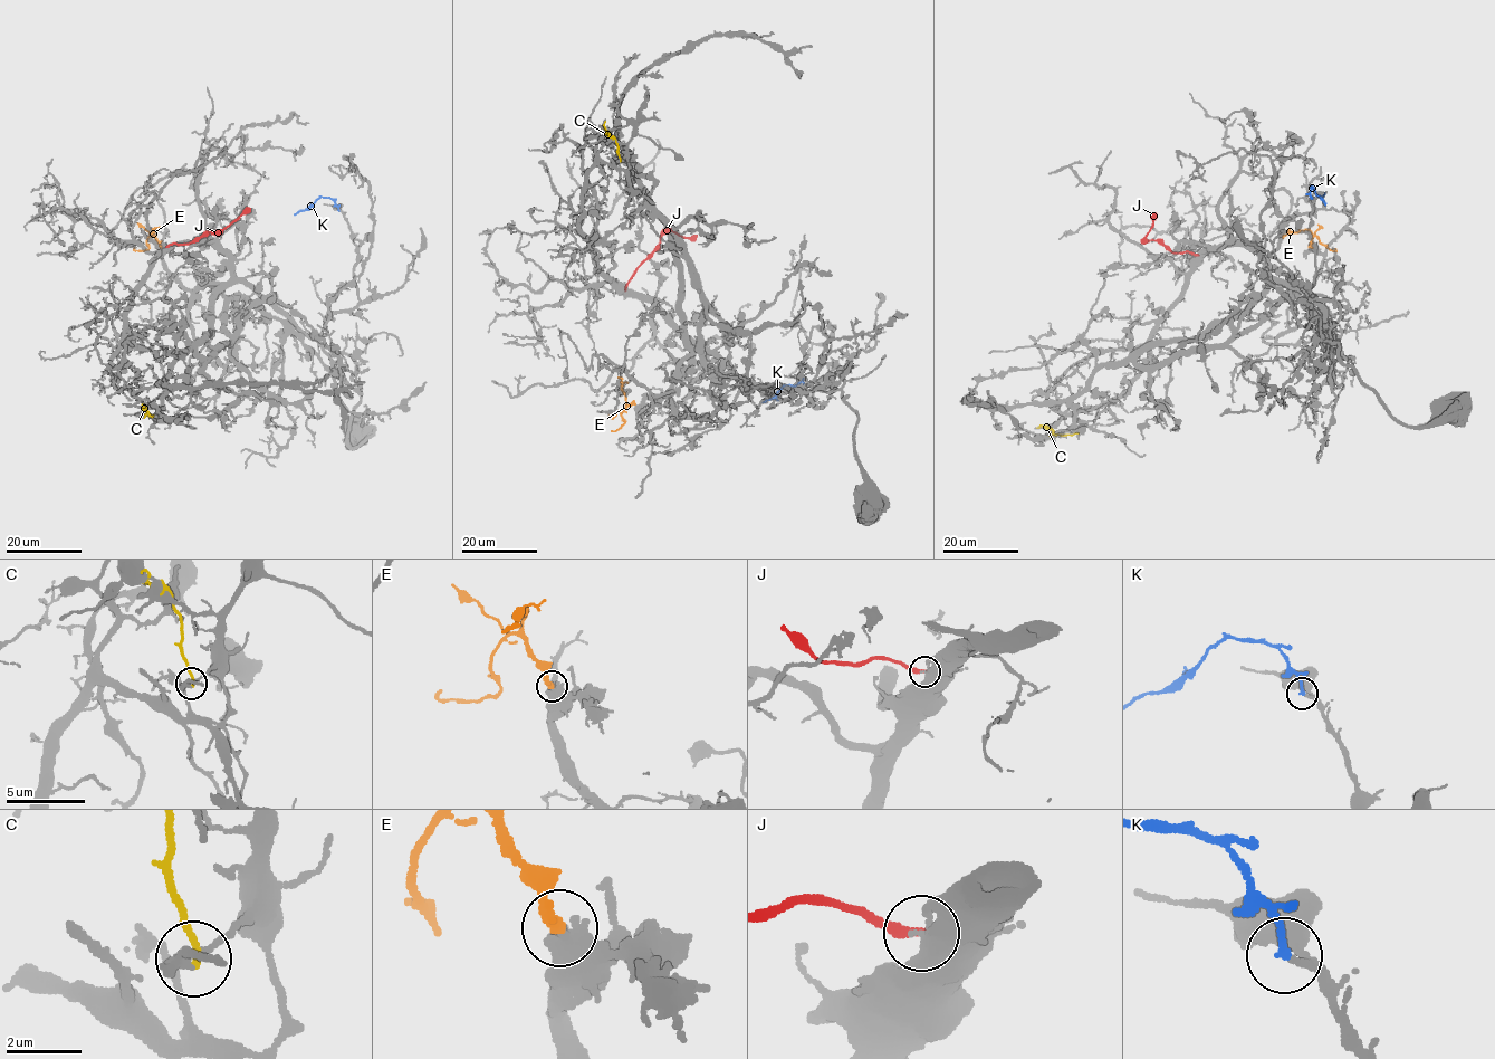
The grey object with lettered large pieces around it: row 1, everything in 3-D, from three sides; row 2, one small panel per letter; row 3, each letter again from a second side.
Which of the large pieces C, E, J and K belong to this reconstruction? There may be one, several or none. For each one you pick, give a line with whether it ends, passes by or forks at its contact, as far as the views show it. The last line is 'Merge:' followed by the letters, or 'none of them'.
E: it forks there
K: it ends there
Merge: E, K

